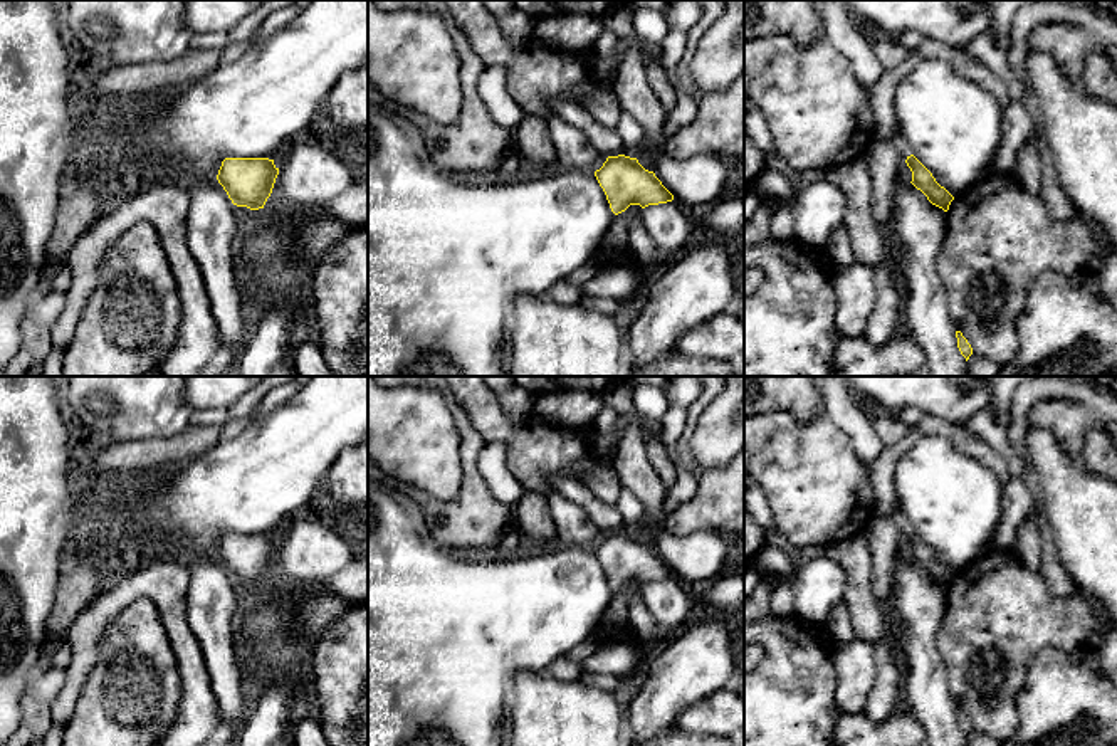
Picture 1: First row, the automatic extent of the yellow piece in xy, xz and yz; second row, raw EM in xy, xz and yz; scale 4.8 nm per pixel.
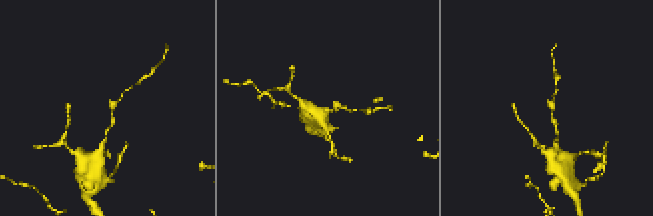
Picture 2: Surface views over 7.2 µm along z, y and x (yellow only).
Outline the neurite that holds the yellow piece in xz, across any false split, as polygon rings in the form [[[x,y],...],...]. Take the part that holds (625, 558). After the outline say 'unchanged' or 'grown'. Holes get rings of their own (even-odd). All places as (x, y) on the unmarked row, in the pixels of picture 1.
[[[608,533],[603,543],[595,548],[595,553],[615,591],[625,588],[630,581],[645,585],[674,576],[674,571],[655,549],[645,546],[637,534]]]; unchanged

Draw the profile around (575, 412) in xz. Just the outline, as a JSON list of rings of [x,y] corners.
[[[543,391],[532,393],[527,417],[566,432],[586,433],[601,407],[603,397],[598,391]]]

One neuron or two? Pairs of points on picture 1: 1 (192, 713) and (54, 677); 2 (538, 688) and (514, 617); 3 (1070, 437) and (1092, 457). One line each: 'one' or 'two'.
1: two
2: two
3: one

